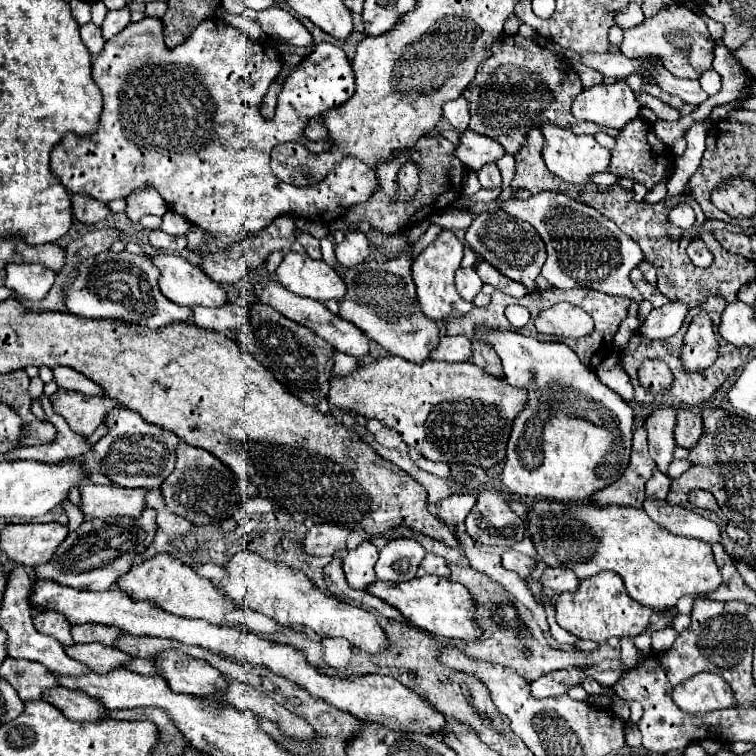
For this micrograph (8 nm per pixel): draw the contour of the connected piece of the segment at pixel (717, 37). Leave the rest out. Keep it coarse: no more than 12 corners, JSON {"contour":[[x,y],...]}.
{"contour":[[704,17],[712,39],[722,43],[724,25]]}

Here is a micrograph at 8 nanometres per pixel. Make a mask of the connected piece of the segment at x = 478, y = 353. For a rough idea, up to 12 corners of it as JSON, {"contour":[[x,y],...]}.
{"contour":[[472,339],[472,363],[500,377],[502,363],[494,349]]}

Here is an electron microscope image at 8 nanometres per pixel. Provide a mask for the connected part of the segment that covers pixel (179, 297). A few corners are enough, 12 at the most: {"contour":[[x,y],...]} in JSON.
{"contour":[[156,255],[160,291],[186,307],[222,307],[226,291],[180,255]]}

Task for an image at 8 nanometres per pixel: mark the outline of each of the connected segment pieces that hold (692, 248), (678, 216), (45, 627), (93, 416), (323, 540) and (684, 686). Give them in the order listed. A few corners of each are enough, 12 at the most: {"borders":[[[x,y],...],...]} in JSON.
{"borders":[[[692,241],[688,255],[698,267],[708,267],[714,259],[706,243]],[[675,206],[669,221],[682,229],[695,222],[690,206]],[[42,611],[34,617],[40,633],[74,645],[72,623],[58,611]],[[58,389],[50,403],[78,435],[92,435],[108,411],[106,395]],[[330,523],[314,525],[302,549],[332,557],[346,549],[350,531]],[[712,673],[678,683],[672,701],[686,713],[734,705],[728,683]]]}

